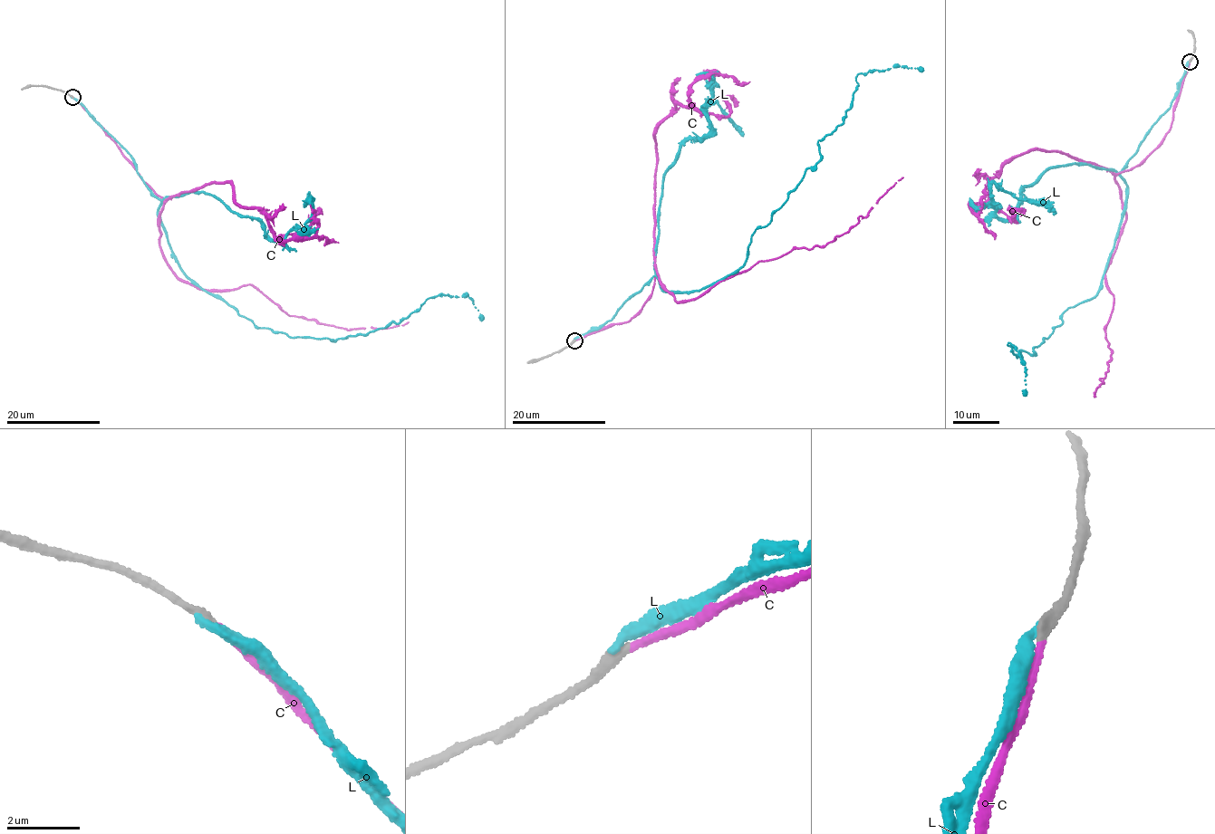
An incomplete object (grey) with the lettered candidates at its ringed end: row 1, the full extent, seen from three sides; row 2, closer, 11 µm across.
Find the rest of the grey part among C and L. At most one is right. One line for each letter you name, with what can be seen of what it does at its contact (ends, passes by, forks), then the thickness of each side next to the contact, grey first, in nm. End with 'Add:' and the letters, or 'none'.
C: it ends | 240/190 nm
Add: C

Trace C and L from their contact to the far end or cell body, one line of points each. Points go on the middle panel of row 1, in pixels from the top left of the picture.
C: (575, 340), (629, 321), (651, 294), (657, 272), (679, 303), (757, 262), (824, 245), (903, 177)
L: (573, 341), (654, 276), (665, 292), (689, 293), (744, 264), (751, 234), (841, 125), (859, 74), (923, 69)

